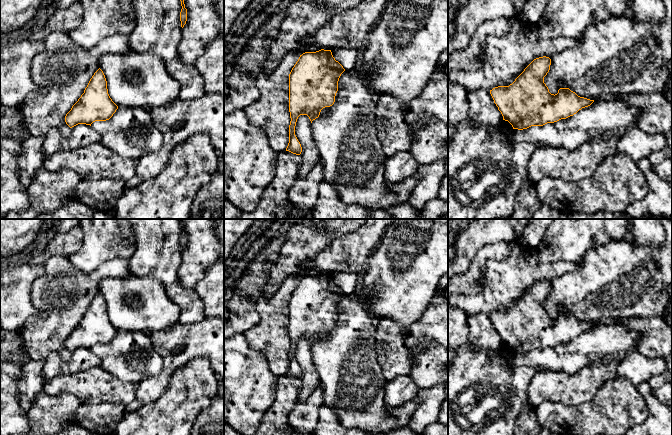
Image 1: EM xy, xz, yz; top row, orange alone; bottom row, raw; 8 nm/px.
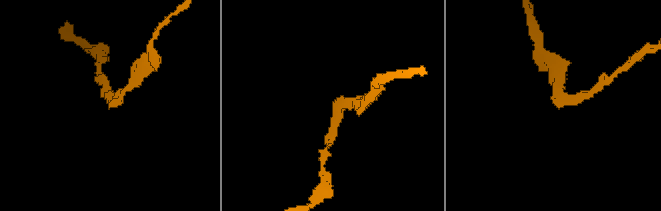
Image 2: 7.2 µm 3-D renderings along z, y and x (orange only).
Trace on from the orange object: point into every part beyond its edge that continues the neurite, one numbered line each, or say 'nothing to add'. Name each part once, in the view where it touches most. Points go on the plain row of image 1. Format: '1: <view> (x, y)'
nothing to add

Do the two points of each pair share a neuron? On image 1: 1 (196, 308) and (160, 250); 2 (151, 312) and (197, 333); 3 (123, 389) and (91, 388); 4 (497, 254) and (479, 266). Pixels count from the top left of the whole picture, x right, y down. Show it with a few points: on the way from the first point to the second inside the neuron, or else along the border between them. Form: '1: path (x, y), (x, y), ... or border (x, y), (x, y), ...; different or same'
1: path (182, 294), (171, 283), (162, 264); same
2: border (178, 322), (166, 329), (153, 332); different
3: path (115, 391), (99, 388); same
4: path (492, 254), (488, 254), (481, 261); same

